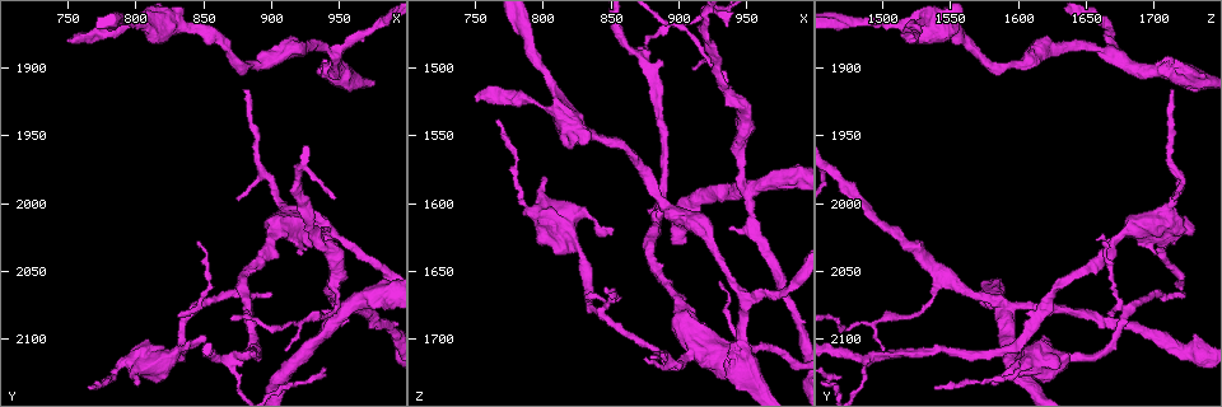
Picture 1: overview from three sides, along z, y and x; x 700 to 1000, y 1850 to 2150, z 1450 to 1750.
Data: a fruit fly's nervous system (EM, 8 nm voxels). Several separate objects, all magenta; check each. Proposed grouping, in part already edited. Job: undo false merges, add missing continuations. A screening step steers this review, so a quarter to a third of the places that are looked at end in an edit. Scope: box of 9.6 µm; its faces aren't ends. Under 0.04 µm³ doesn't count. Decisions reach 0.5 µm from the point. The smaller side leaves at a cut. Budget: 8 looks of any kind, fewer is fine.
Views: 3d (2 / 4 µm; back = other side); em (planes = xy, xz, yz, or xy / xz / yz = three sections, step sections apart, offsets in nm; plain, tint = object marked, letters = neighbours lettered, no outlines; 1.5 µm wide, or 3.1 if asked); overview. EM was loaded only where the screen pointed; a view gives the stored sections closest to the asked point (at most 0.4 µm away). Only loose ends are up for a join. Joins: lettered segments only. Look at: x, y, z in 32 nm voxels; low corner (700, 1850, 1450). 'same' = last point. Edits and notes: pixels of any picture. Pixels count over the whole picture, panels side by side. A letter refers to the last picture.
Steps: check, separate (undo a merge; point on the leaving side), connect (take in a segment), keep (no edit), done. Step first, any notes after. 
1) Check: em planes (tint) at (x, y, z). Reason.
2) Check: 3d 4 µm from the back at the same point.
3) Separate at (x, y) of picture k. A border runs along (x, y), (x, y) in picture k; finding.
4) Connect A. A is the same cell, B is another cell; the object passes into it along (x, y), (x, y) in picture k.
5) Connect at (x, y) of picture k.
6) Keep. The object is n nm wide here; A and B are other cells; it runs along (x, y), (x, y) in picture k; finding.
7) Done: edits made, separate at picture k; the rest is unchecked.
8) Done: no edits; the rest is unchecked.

Check: em yz step 4 (tint) at (950, 2054, 1546). Three arms meet.

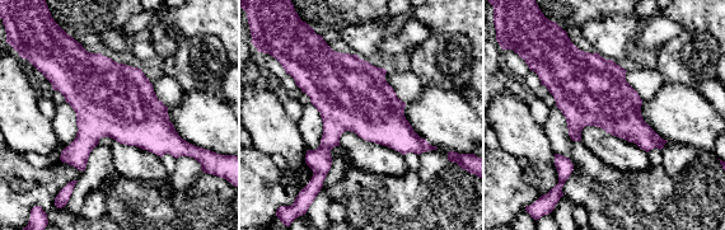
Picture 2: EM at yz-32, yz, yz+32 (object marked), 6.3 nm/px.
Check: em planes (letters) at the same point. Cut it another way.

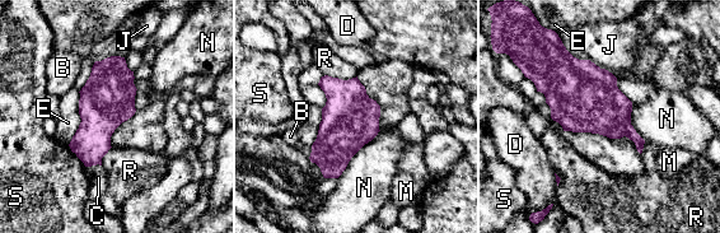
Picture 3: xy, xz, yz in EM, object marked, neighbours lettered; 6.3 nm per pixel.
Keep. B, C, D, E, J, M, N, R and S are other cells; a border runs along (379, 130), (351, 158), (337, 178) in picture 3; all the same cell.

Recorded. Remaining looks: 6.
Check: em planes (letters) at (852, 2096, 1618). Branch stops here.

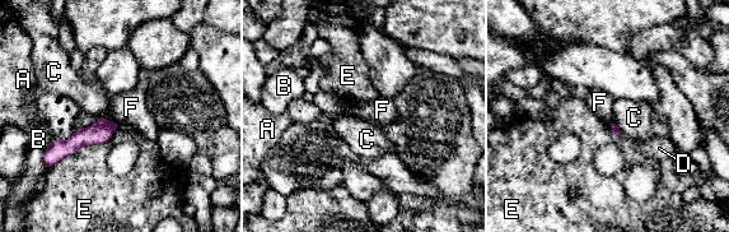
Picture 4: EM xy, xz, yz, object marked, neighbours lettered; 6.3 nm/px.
Keep. A, B, C, D, E and F are other cells; a border runs along (103, 116), (117, 125) in picture 4; no lettered segment goes on from it.

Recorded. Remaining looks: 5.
Check: em xz step 8 (letters) at (900, 2068, 1722). Branch stops here.

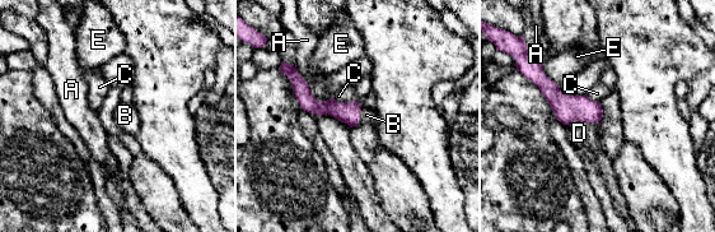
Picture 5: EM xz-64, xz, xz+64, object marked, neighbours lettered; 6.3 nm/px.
Connect B. The object is 140 nm wide here; B is the same cell, A, C, D and E are other cells; the object passes into it along (349, 112), (359, 114), (367, 115) in picture 5; it goes on there.

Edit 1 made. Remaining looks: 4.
Done: edits made, connect at picture 5; the rest is unchecked.

